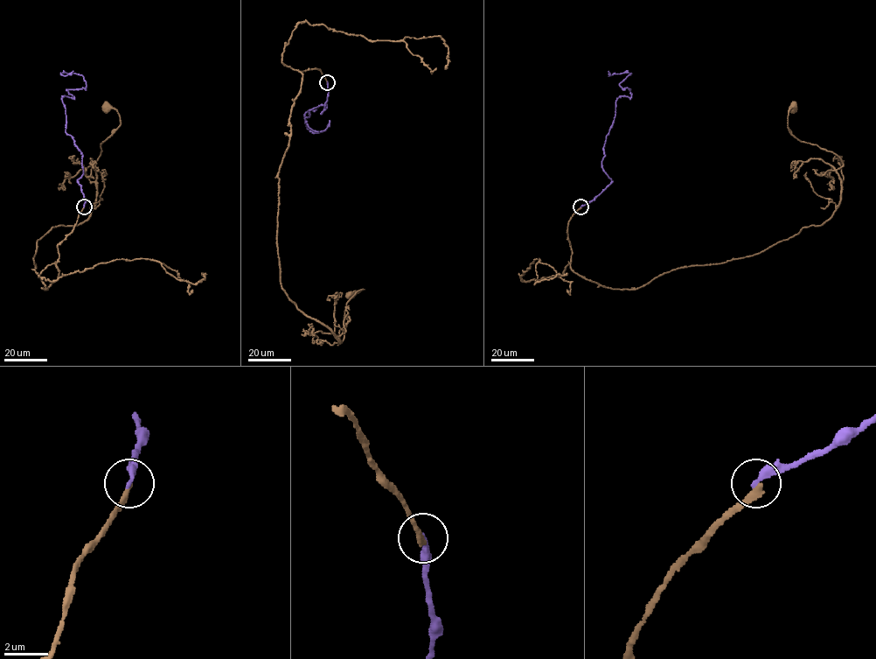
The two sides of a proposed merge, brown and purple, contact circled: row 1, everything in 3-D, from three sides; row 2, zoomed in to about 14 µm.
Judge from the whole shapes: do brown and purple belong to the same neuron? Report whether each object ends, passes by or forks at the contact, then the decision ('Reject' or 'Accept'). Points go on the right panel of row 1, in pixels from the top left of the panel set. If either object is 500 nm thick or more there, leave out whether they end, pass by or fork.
At the ring brown ends. At the ring purple ends. Reject

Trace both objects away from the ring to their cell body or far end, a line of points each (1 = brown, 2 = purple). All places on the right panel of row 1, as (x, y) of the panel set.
1: (580, 207), (570, 268), (619, 289), (823, 224), (843, 161), (789, 131), (793, 107)
2: (580, 206), (611, 181), (602, 168), (606, 136), (616, 99), (631, 96), (619, 84), (631, 73), (608, 71)

